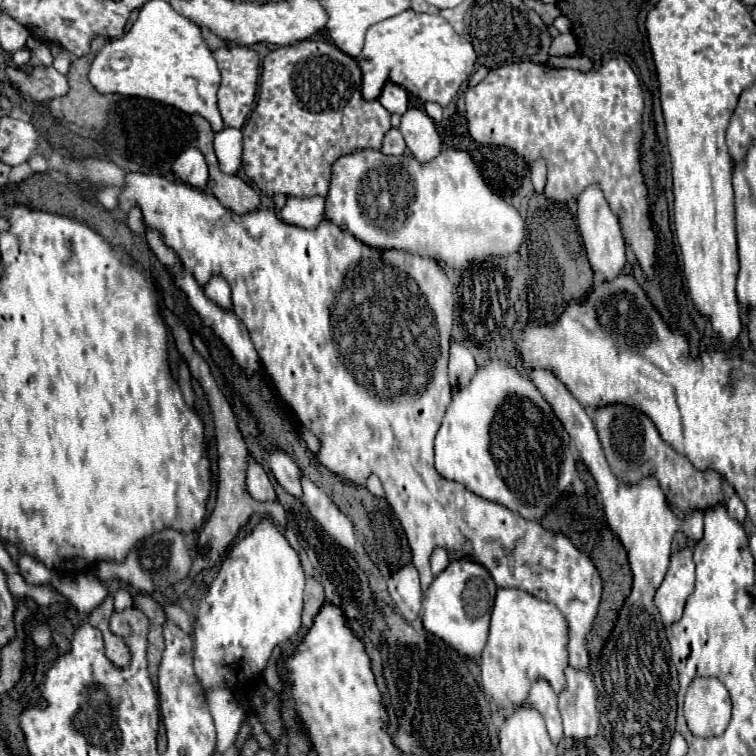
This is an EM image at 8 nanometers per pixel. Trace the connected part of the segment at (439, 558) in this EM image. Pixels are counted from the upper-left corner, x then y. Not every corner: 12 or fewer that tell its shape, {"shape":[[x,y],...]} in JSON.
{"shape":[[436,547],[430,563],[434,577],[448,567],[446,549]]}

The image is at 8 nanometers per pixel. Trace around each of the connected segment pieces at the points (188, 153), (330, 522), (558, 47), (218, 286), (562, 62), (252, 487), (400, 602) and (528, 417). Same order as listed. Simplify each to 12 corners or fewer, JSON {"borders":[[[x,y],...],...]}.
{"borders":[[[186,149],[172,165],[186,185],[204,189],[208,167],[200,149]],[[302,477],[304,505],[322,529],[356,555],[350,519],[312,481]],[[576,37],[552,39],[550,55],[572,55],[578,49]],[[212,277],[204,293],[222,309],[232,307],[224,277]],[[550,57],[548,65],[590,71],[588,57]],[[254,459],[246,471],[246,491],[256,501],[276,501],[266,471]],[[412,563],[388,581],[388,591],[406,621],[422,607],[420,577]],[[518,367],[454,391],[436,469],[524,519],[572,491],[576,457]]]}

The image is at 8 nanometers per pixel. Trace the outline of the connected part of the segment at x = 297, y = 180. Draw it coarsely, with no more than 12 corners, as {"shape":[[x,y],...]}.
{"shape":[[332,41],[262,61],[242,169],[324,197],[332,163],[380,149],[390,113]]}

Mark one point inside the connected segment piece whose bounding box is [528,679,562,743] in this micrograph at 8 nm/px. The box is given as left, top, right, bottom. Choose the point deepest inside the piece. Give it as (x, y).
(542, 696)

